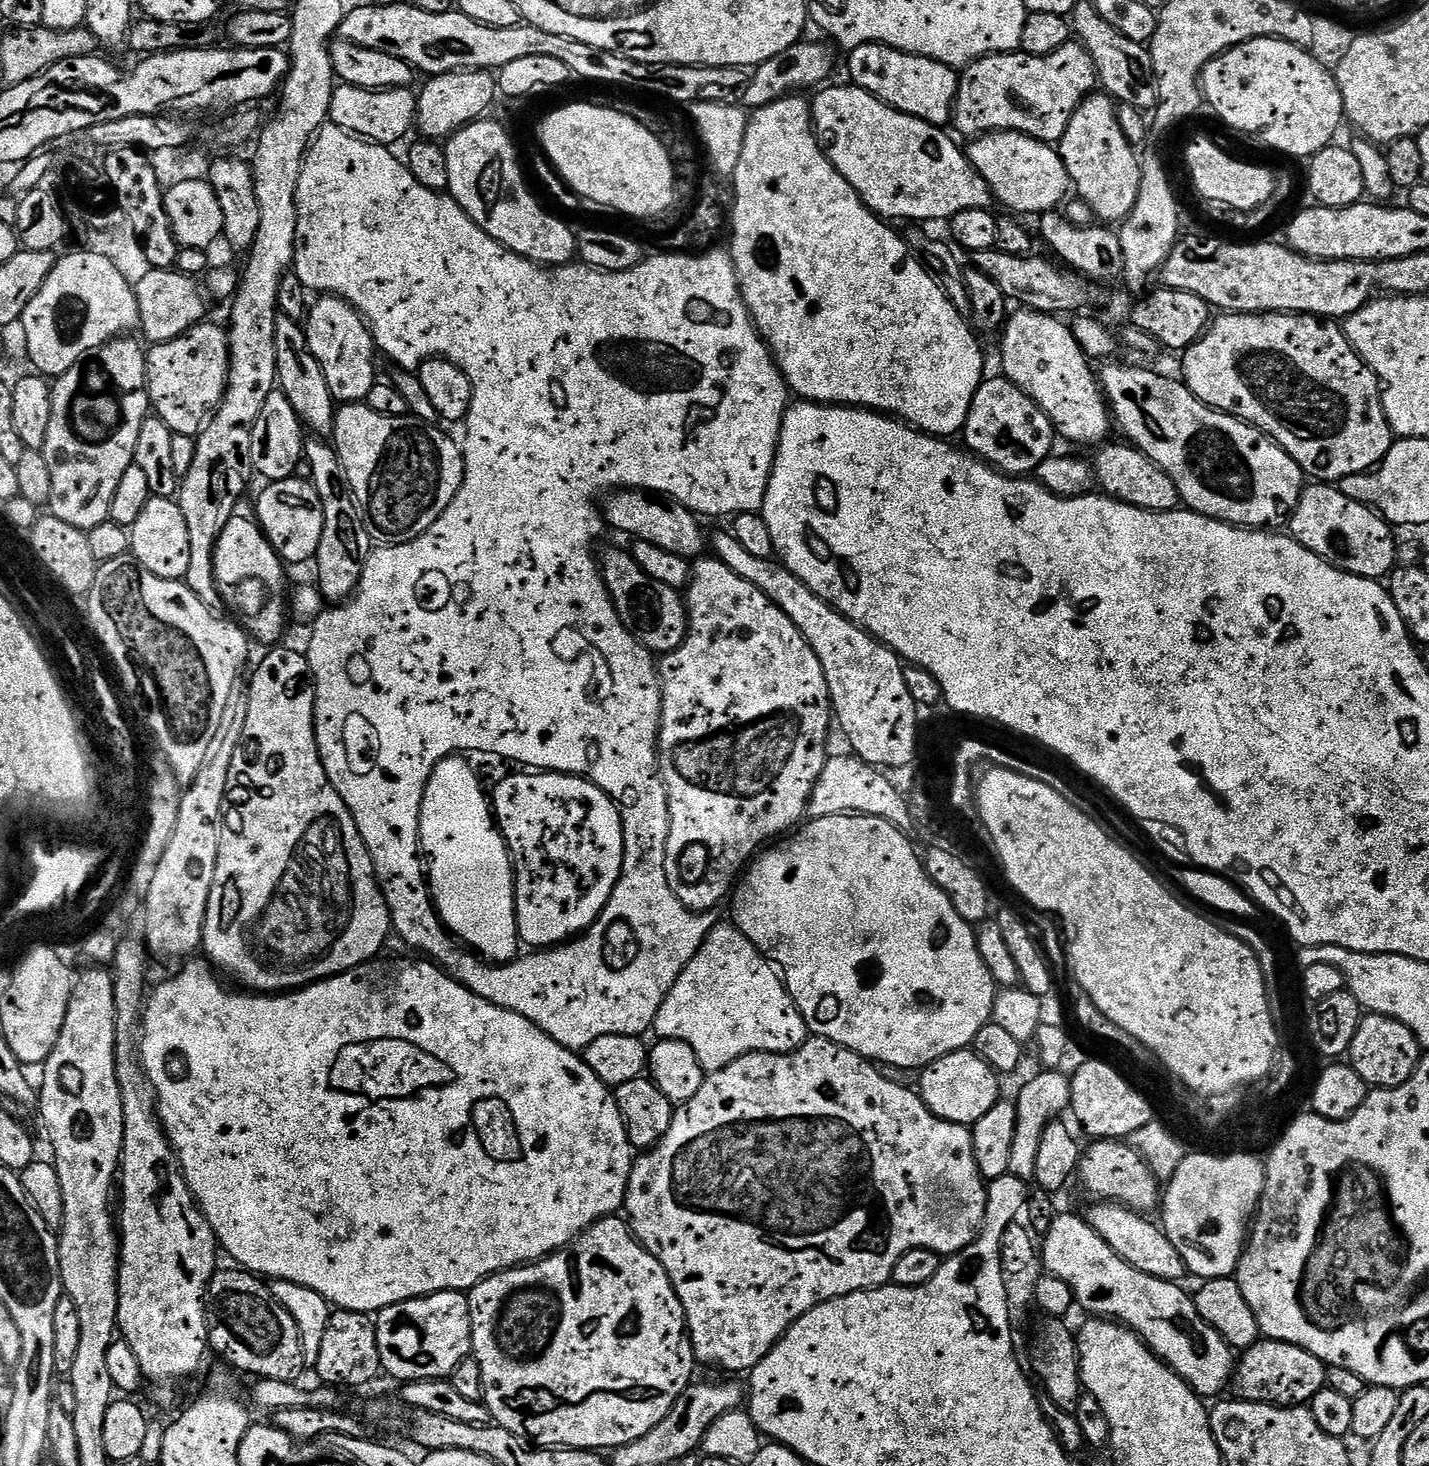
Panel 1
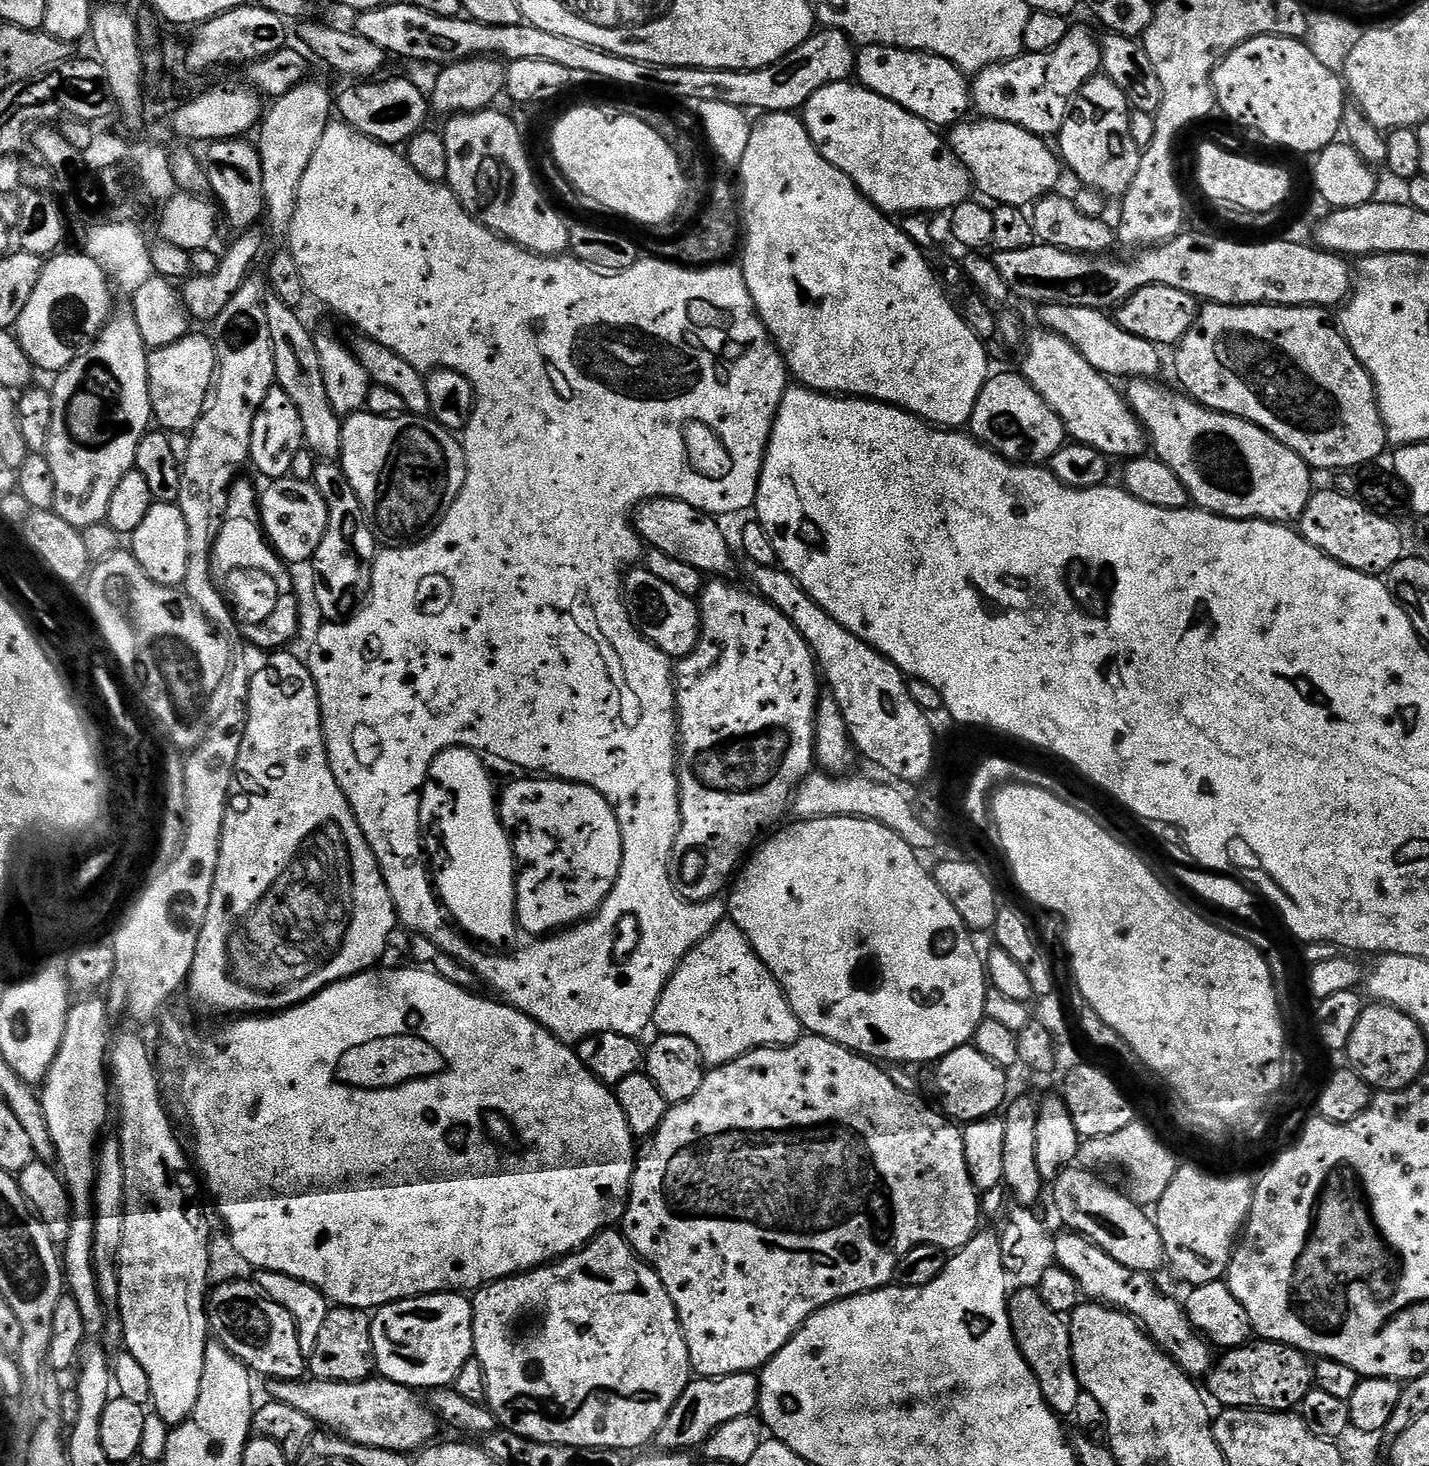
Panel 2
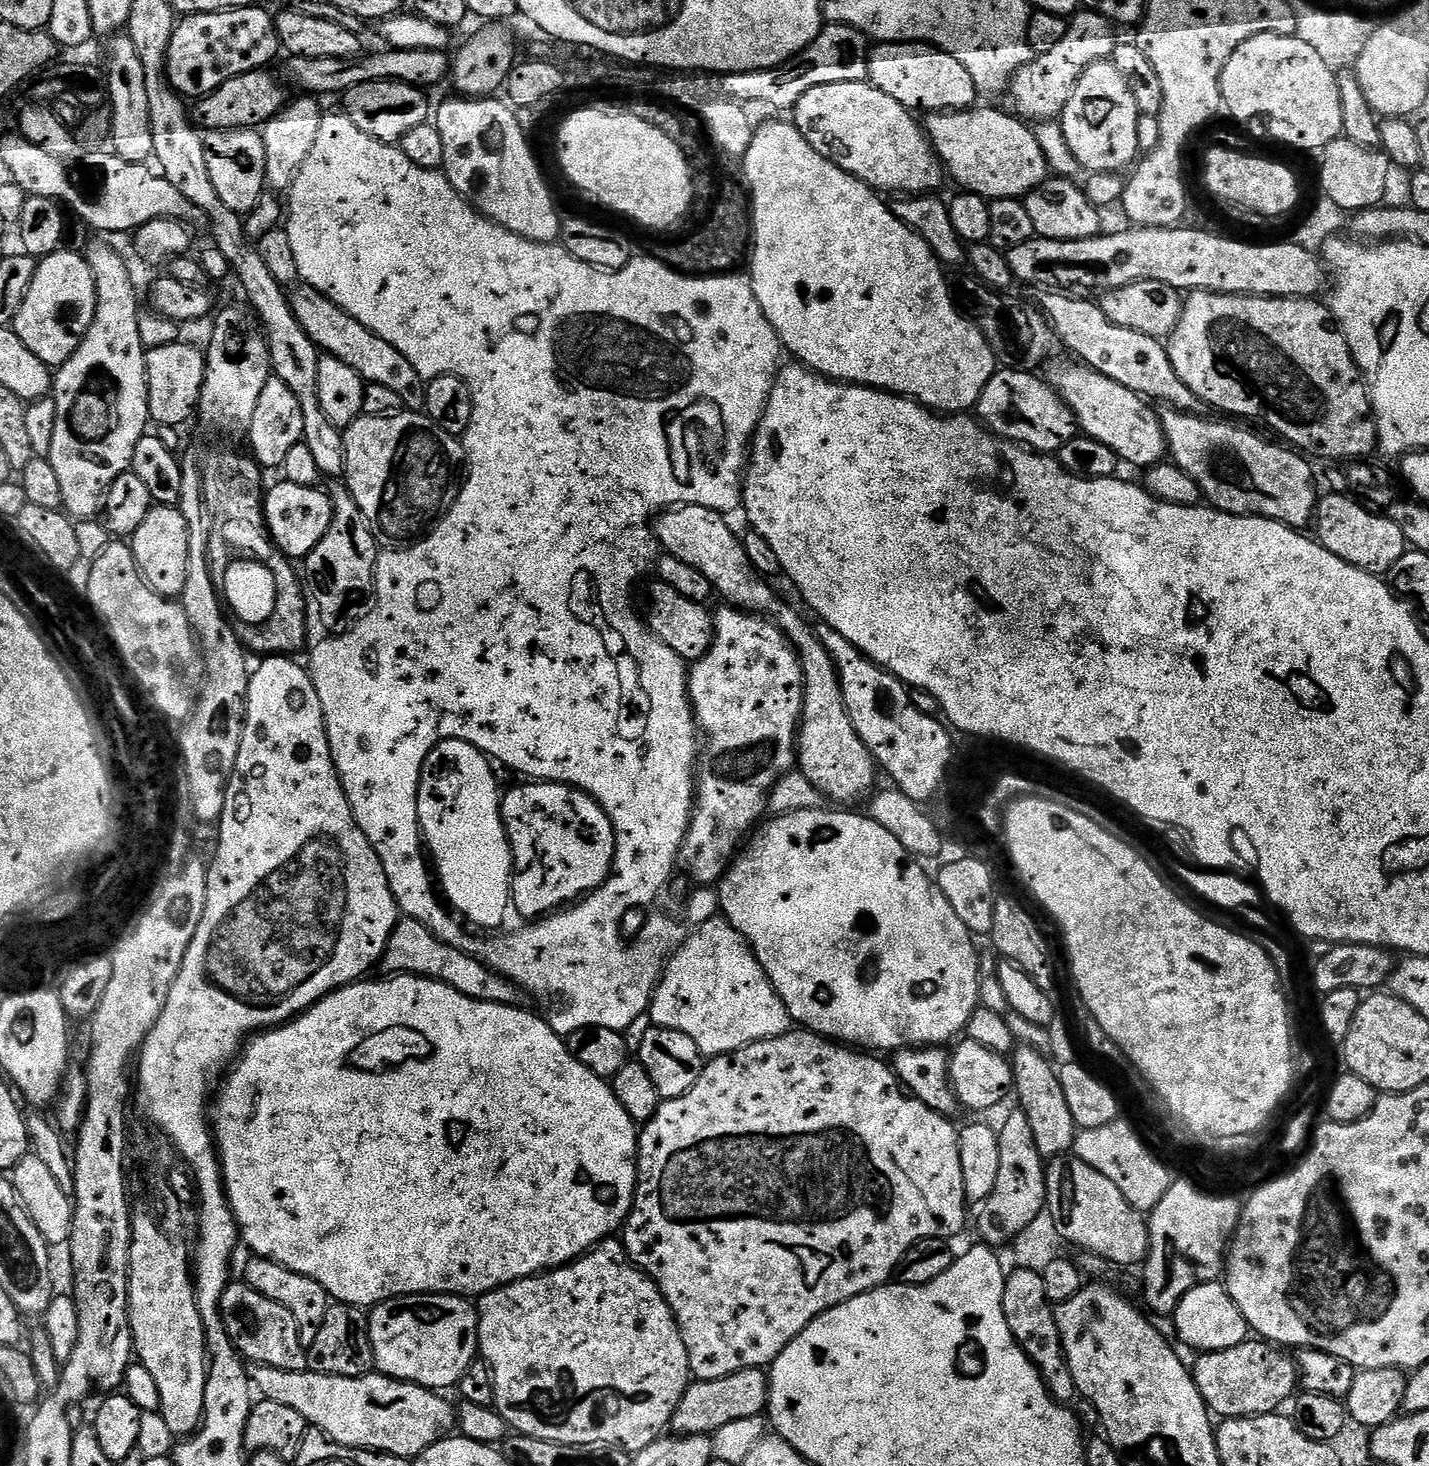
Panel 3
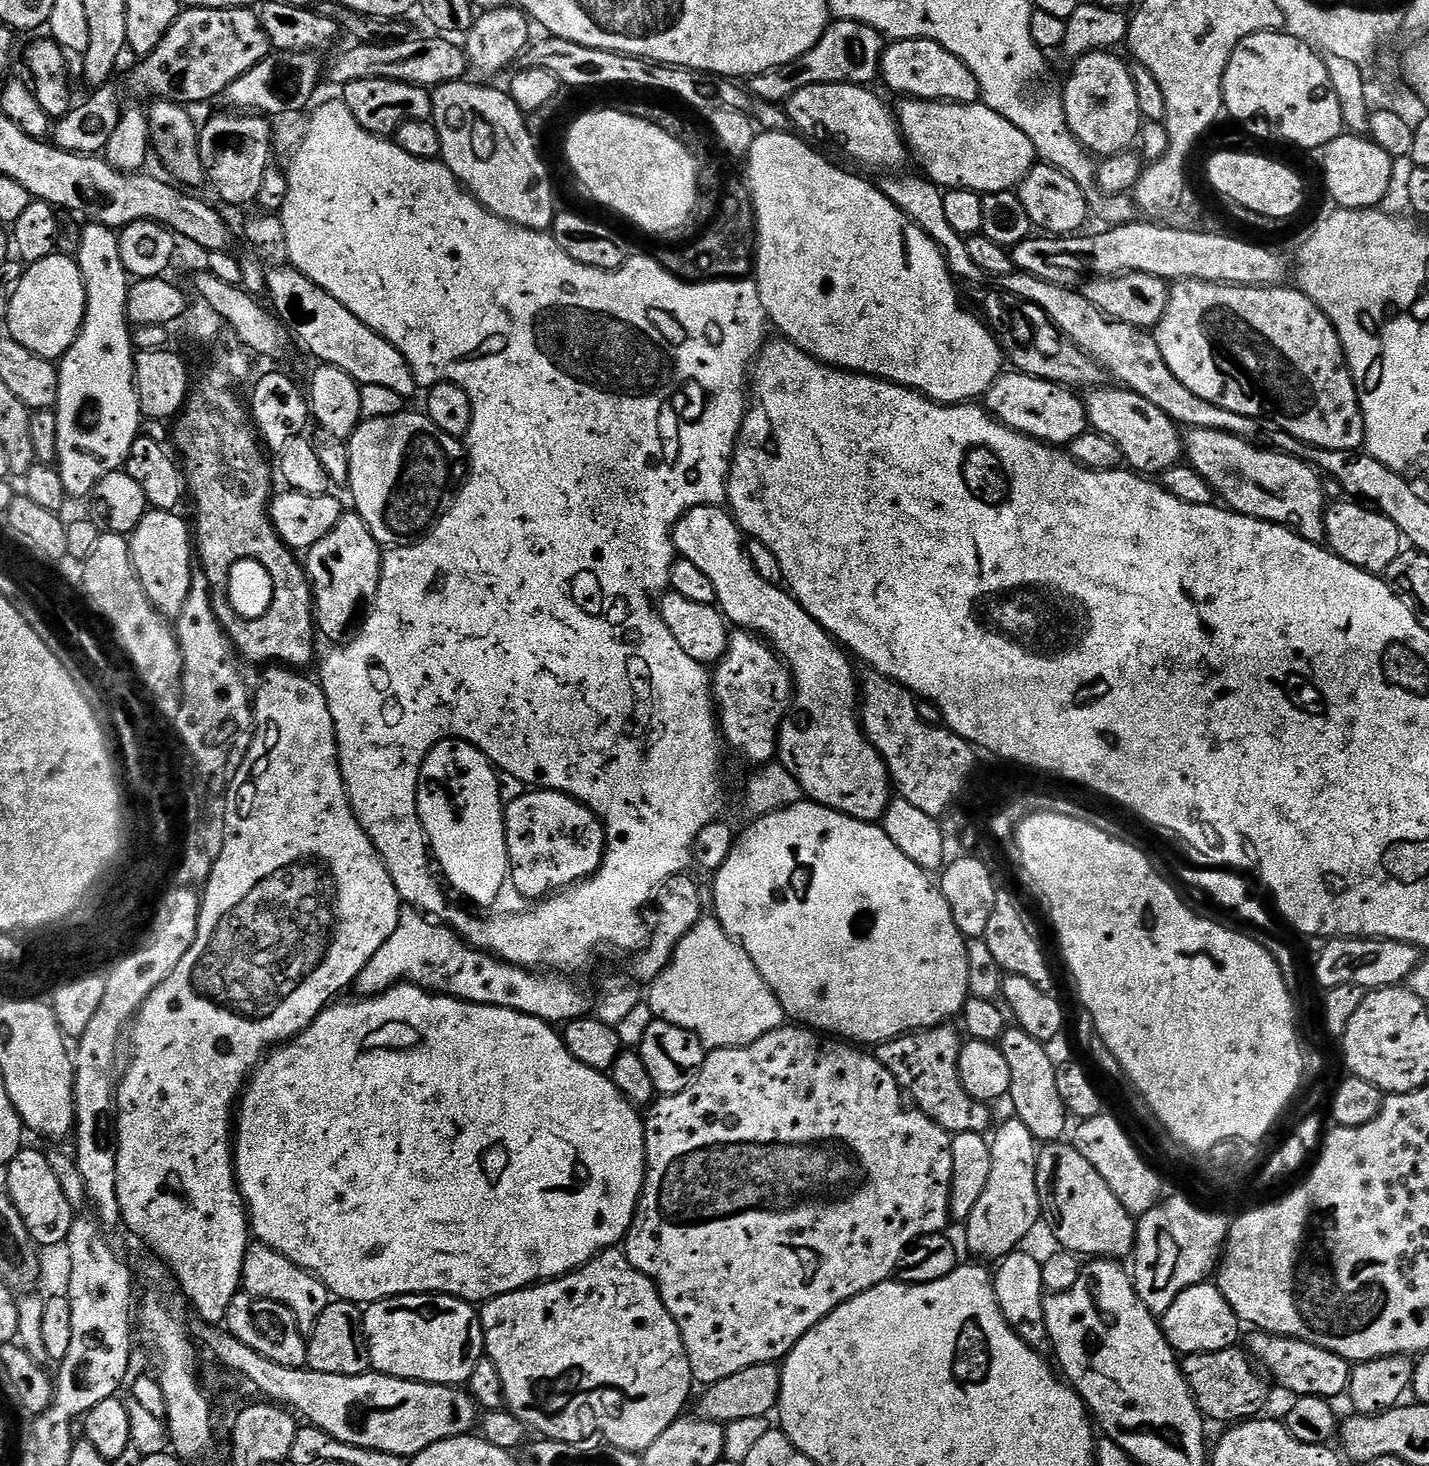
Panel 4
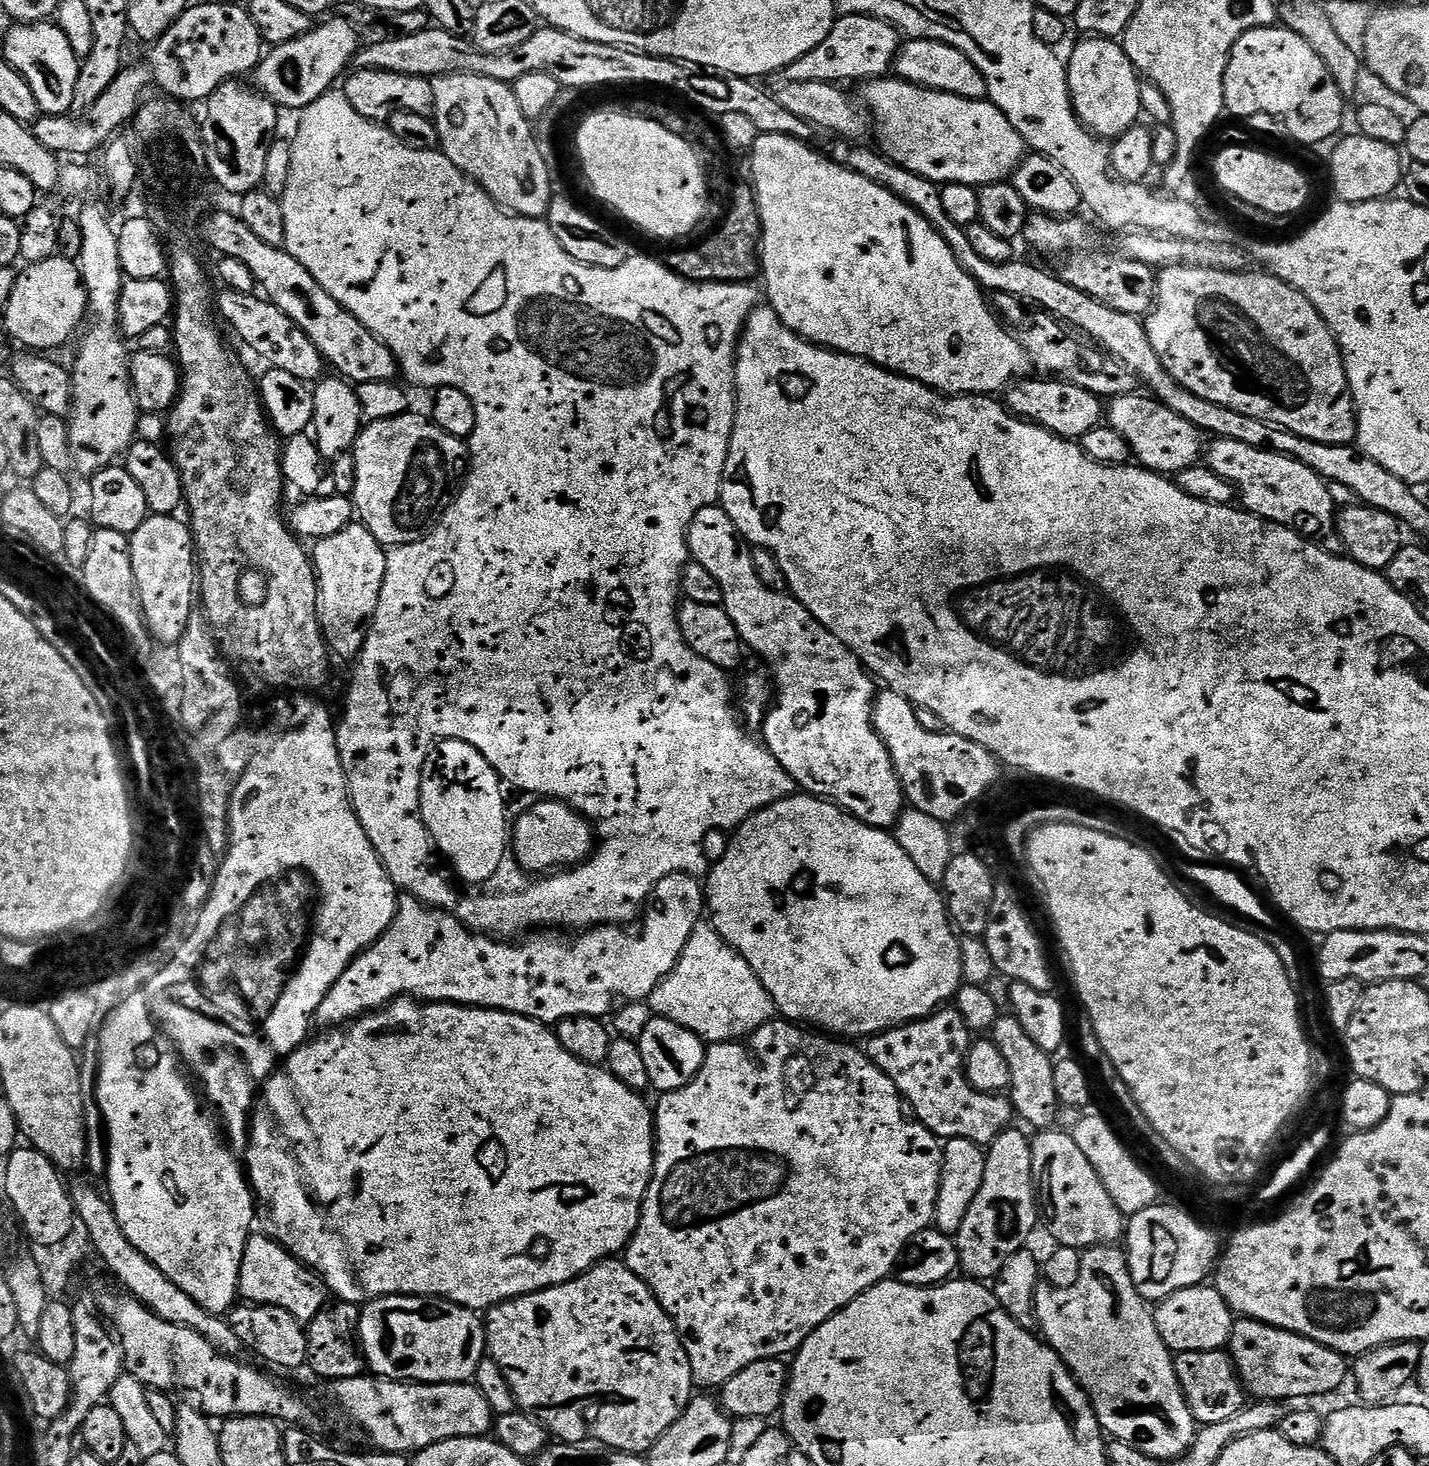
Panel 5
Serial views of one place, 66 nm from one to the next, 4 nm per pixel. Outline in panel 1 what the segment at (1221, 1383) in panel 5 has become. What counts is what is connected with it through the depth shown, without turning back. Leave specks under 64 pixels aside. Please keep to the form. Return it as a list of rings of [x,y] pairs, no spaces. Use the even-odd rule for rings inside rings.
[[[1261,1338],[1254,1346],[1243,1349],[1234,1364],[1230,1388],[1239,1399],[1255,1404],[1273,1404],[1279,1408],[1299,1408],[1311,1405],[1314,1394],[1328,1383],[1329,1365],[1322,1363],[1302,1346]]]

